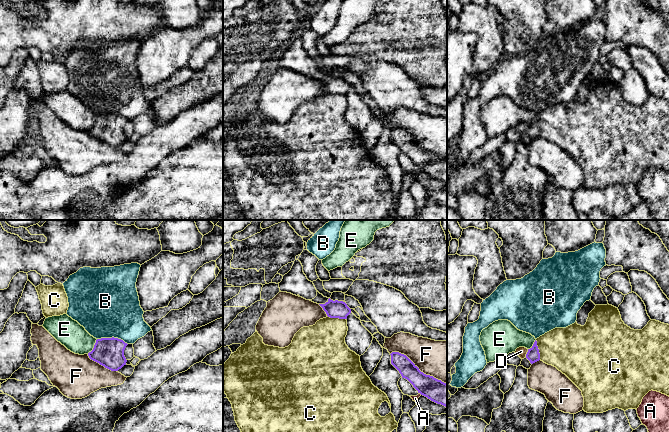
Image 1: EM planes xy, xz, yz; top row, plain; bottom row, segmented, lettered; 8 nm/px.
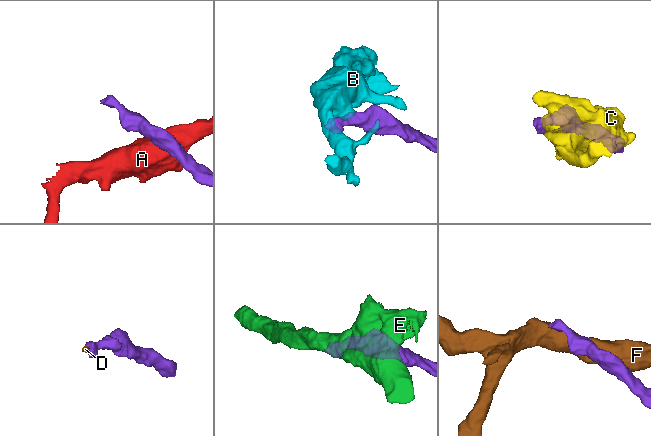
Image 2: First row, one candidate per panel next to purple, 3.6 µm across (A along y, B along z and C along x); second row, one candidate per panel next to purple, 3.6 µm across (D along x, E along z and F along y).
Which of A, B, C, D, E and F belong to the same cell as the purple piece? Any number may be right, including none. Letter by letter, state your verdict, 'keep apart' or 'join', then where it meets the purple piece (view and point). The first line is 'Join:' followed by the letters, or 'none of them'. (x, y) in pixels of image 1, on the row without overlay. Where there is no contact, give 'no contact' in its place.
Join: D
A: keep apart; contact xz (420, 169)
B: keep apart; contact xy (112, 113)
C: keep apart; contact yz (538, 126)
D: join; contact yz (527, 129)
E: keep apart; contact xy (94, 123)
F: keep apart; contact xz (418, 144)

